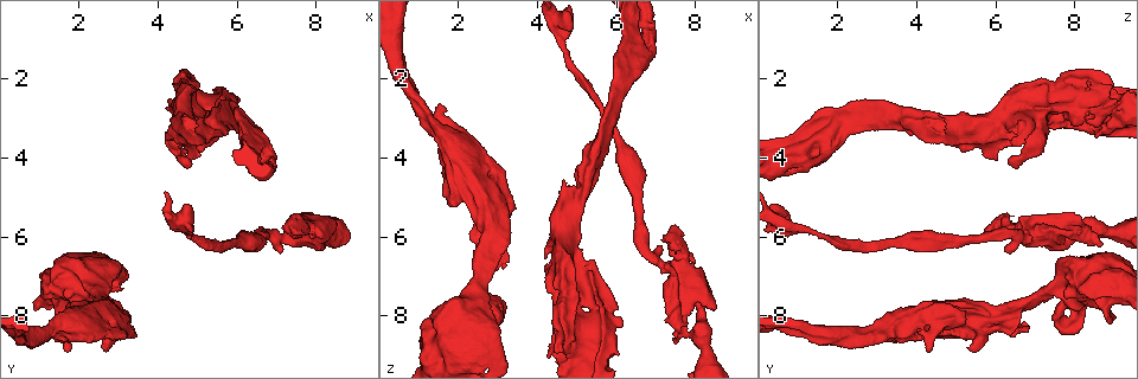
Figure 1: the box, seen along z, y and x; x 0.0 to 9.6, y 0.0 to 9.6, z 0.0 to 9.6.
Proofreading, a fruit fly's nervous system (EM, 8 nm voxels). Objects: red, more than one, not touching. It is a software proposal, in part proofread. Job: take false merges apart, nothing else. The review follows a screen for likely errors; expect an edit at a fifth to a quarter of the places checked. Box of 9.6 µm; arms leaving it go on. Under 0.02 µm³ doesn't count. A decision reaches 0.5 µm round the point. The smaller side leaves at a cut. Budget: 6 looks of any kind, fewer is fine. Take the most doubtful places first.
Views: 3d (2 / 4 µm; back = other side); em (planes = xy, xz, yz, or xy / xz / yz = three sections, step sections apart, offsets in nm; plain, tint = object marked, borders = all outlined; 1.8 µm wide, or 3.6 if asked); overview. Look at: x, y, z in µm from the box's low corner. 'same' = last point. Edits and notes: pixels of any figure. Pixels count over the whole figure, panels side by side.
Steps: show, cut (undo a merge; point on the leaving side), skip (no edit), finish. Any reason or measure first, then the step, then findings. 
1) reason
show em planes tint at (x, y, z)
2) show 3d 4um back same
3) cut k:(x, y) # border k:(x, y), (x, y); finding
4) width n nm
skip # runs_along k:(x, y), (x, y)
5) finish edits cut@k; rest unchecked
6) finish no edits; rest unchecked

touches itself
show 3d 4um at (4.90, 2.50, 8.40)

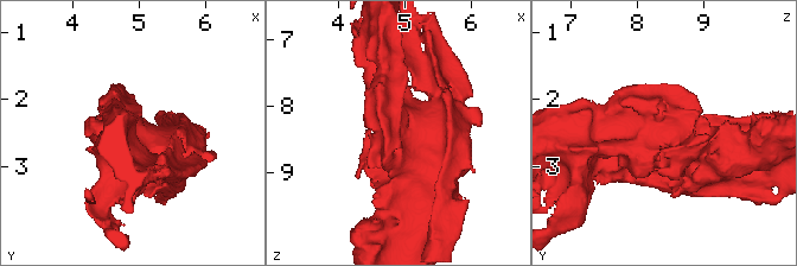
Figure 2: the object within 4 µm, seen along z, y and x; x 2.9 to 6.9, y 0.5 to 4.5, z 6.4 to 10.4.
shape alone is not enough
show em 3.6um planes borders at (4.95, 2.55, 8.50)

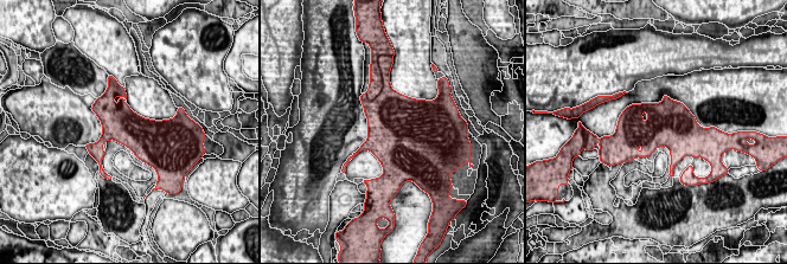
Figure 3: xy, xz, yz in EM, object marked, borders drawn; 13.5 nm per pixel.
skip # all the same cell

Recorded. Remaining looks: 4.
thick turns thin
show 3d 4um at (4.50, 3.60, 7.10)

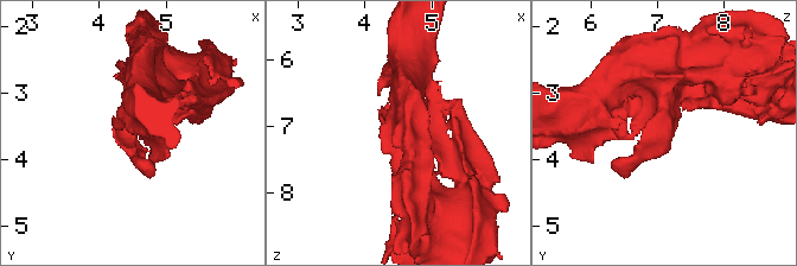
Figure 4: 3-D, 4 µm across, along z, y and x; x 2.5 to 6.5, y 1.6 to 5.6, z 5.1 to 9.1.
now the EM
show em planes tint at (4.45, 3.60, 7.05)

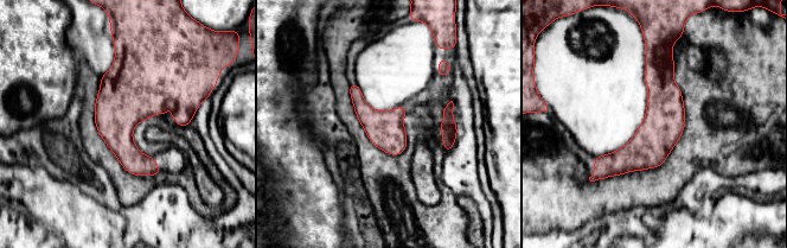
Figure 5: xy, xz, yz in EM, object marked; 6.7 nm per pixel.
width 240 nm
skip # runs_along 5:(648, 52), (659, 125), (605, 173); one cell here

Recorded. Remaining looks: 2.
calibre changes
show em 3.6um xy step 4 tint at (4.90, 3.40, 5.05)

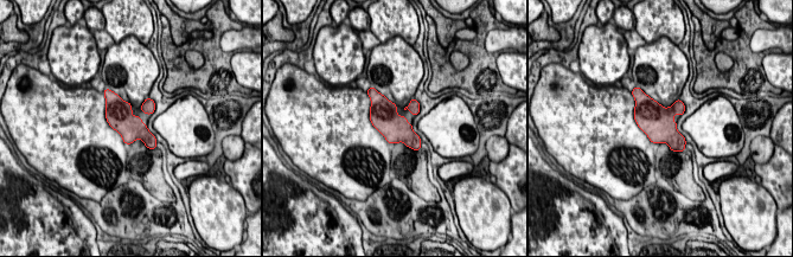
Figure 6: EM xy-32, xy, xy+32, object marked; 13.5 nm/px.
width 380 nm
skip # all the same cell

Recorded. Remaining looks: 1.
finish no edits; rest unchecked

